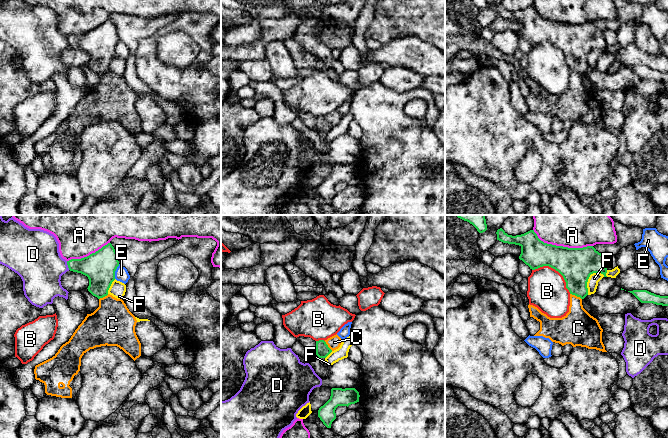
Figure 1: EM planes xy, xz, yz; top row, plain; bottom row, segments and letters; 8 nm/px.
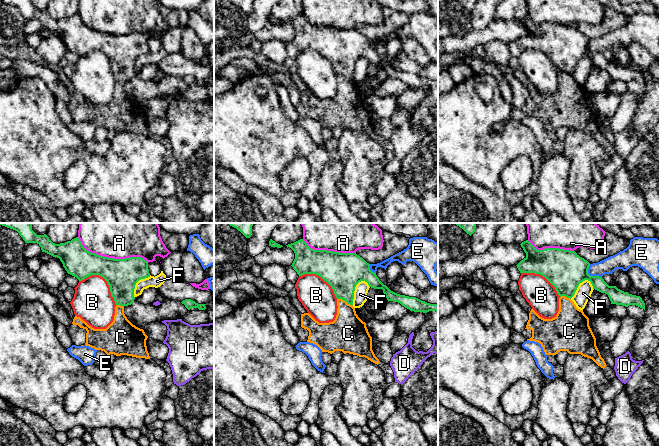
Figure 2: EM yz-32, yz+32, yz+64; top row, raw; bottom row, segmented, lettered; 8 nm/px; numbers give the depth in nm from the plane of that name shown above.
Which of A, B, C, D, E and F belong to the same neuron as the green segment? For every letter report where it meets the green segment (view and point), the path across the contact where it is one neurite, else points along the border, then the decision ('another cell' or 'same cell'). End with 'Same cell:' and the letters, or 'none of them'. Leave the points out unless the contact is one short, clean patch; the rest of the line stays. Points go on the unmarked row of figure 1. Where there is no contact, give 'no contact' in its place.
A: contact yz (561, 22); another cell
B: contact yz (556, 46); another cell
C: contact yz (576, 71); border yz (570, 69), (581, 75); another cell
D: contact xy (67, 40); another cell
E: contact xy (115, 46); another cell
F: contact yz (590, 50); border yz (607, 46), (604, 51), (590, 51), (587, 70); another cell
Same cell: none of them

